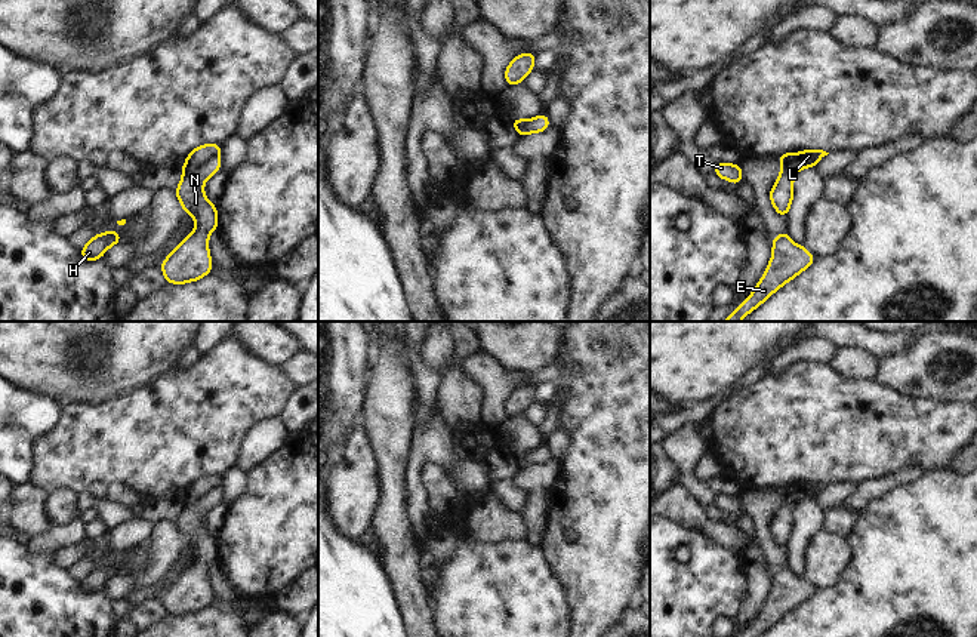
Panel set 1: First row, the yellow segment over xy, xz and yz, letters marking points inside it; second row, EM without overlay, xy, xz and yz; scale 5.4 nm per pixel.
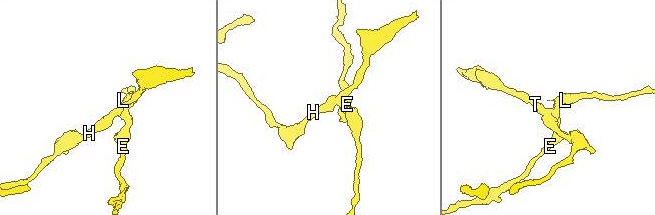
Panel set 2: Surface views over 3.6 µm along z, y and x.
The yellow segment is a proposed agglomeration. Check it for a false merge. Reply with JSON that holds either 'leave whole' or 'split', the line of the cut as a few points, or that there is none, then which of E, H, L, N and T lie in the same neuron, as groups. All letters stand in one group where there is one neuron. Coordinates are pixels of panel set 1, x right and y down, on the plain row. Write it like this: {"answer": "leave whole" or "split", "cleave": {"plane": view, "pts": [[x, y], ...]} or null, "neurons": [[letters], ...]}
{"answer": "split", "cleave": {"plane": "xy", "pts": [[218, 486], [194, 502], [184, 505]]}, "neurons": [["E", "H", "N", "T"], ["L"]]}

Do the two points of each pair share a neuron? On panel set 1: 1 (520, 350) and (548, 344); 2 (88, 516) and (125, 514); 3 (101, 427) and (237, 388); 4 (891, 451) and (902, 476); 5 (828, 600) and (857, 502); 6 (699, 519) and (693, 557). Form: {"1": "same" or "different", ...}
{"1": "same", "2": "different", "3": "same", "4": "different", "5": "different", "6": "different"}

